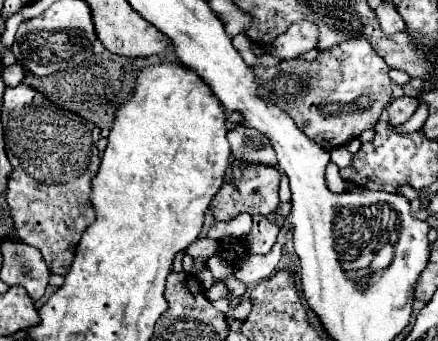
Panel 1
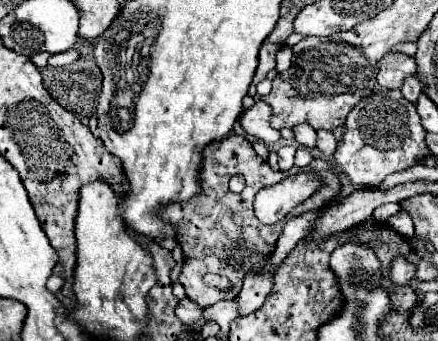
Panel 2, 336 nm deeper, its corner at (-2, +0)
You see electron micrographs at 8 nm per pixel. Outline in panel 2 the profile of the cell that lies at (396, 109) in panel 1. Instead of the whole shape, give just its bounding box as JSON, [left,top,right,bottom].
[400,76,422,102]

